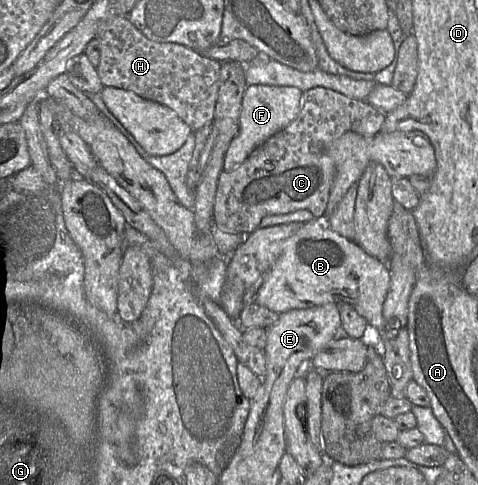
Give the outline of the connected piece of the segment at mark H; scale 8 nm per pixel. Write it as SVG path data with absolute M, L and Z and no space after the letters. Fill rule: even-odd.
M114 16L105 20L97 35L101 40L97 72L104 86L130 90L142 98L171 108L194 133L213 121L222 62L178 43L152 41L128 16Z

